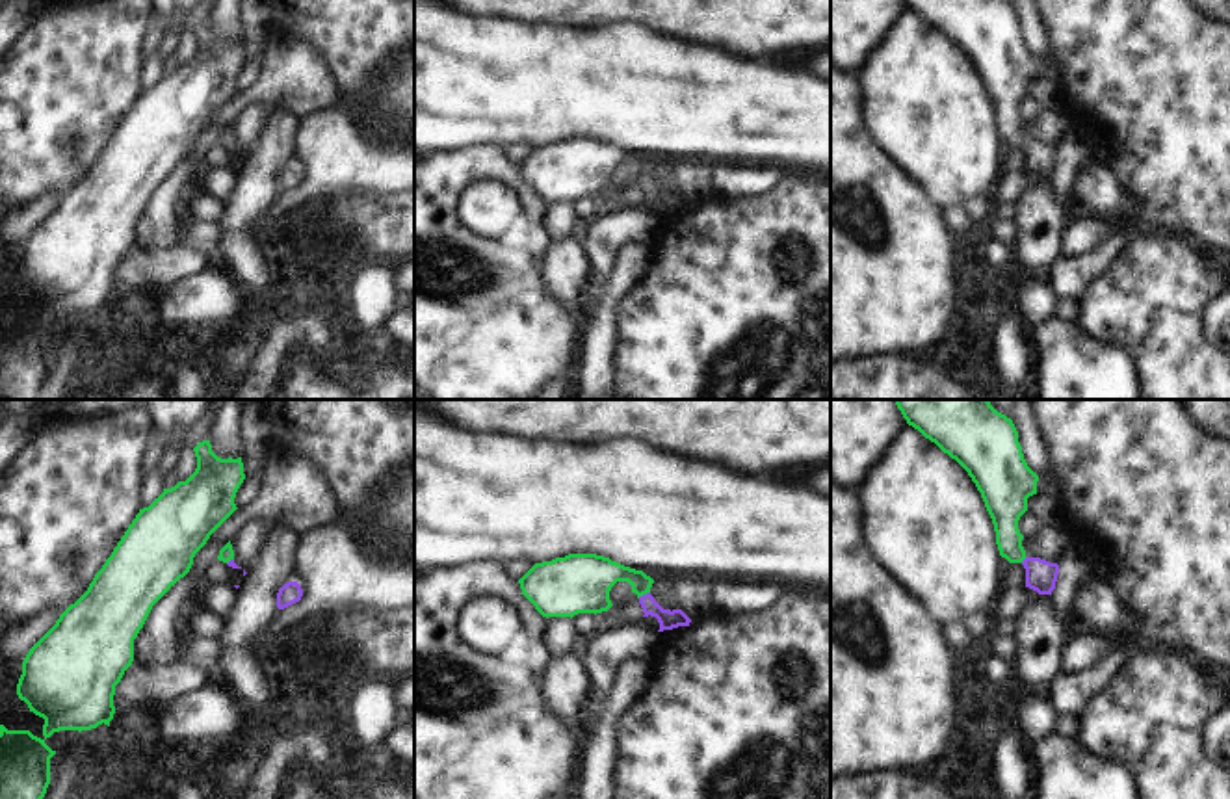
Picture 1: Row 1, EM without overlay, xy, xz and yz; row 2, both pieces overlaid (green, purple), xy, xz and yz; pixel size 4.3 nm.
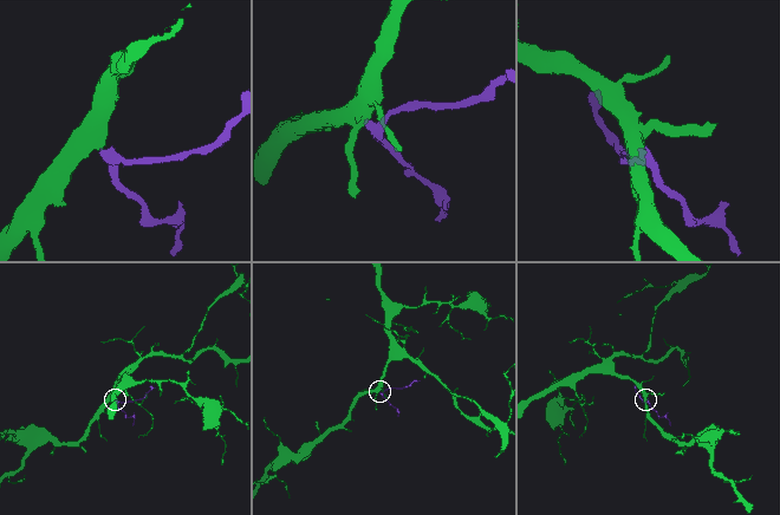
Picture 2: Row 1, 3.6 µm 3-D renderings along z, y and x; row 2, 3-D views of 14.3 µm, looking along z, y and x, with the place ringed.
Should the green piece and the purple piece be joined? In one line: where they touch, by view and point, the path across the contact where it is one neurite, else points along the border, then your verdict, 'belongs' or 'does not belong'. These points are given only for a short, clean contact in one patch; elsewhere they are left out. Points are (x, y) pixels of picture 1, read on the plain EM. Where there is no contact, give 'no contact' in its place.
xz (643, 177) | across xz (588, 162), (628, 158), (643, 177), (667, 203) | belongs

